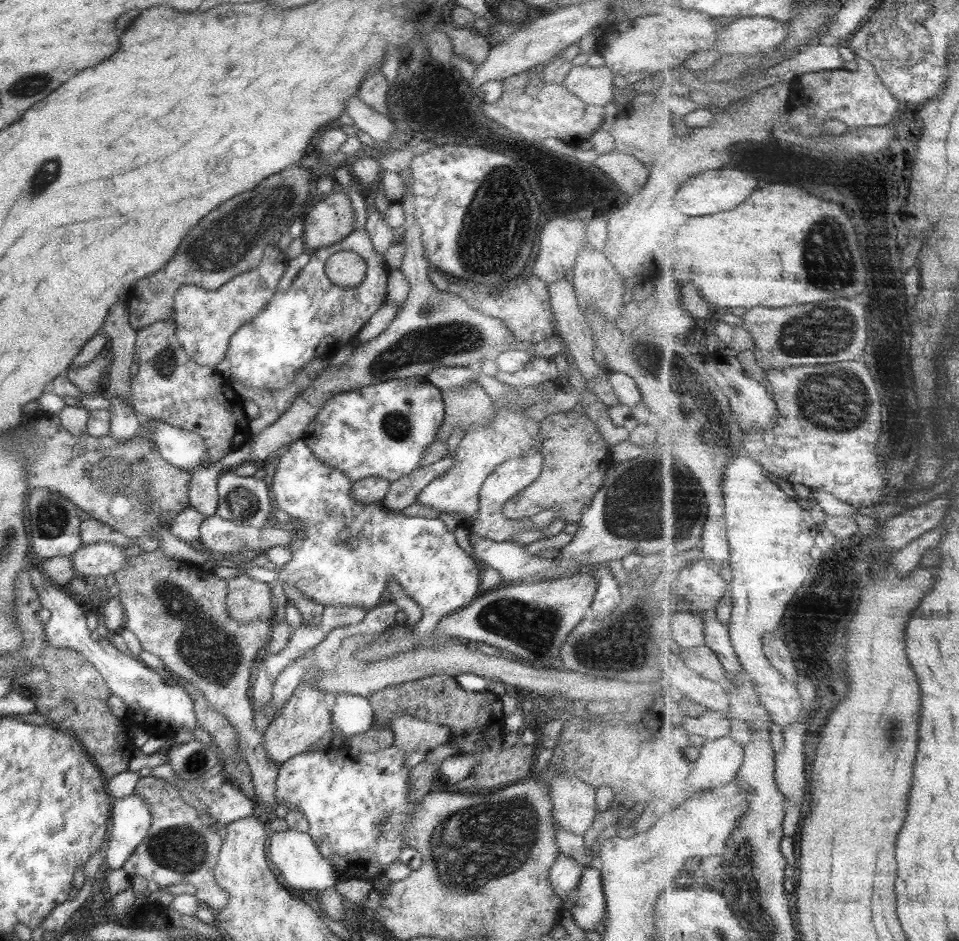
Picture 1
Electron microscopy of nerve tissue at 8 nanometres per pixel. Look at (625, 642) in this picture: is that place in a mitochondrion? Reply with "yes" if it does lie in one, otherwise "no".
yes

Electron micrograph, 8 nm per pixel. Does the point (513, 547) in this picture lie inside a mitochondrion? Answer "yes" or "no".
no

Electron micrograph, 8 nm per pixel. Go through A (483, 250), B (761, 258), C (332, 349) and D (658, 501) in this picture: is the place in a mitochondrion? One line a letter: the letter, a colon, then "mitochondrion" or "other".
A: mitochondrion
B: other
C: other
D: mitochondrion

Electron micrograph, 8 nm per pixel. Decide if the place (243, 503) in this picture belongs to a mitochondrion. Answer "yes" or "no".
yes

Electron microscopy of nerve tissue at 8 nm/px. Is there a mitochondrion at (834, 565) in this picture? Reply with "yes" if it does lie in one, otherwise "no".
no

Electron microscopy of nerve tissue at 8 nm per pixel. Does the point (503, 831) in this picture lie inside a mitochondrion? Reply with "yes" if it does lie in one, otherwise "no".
yes

